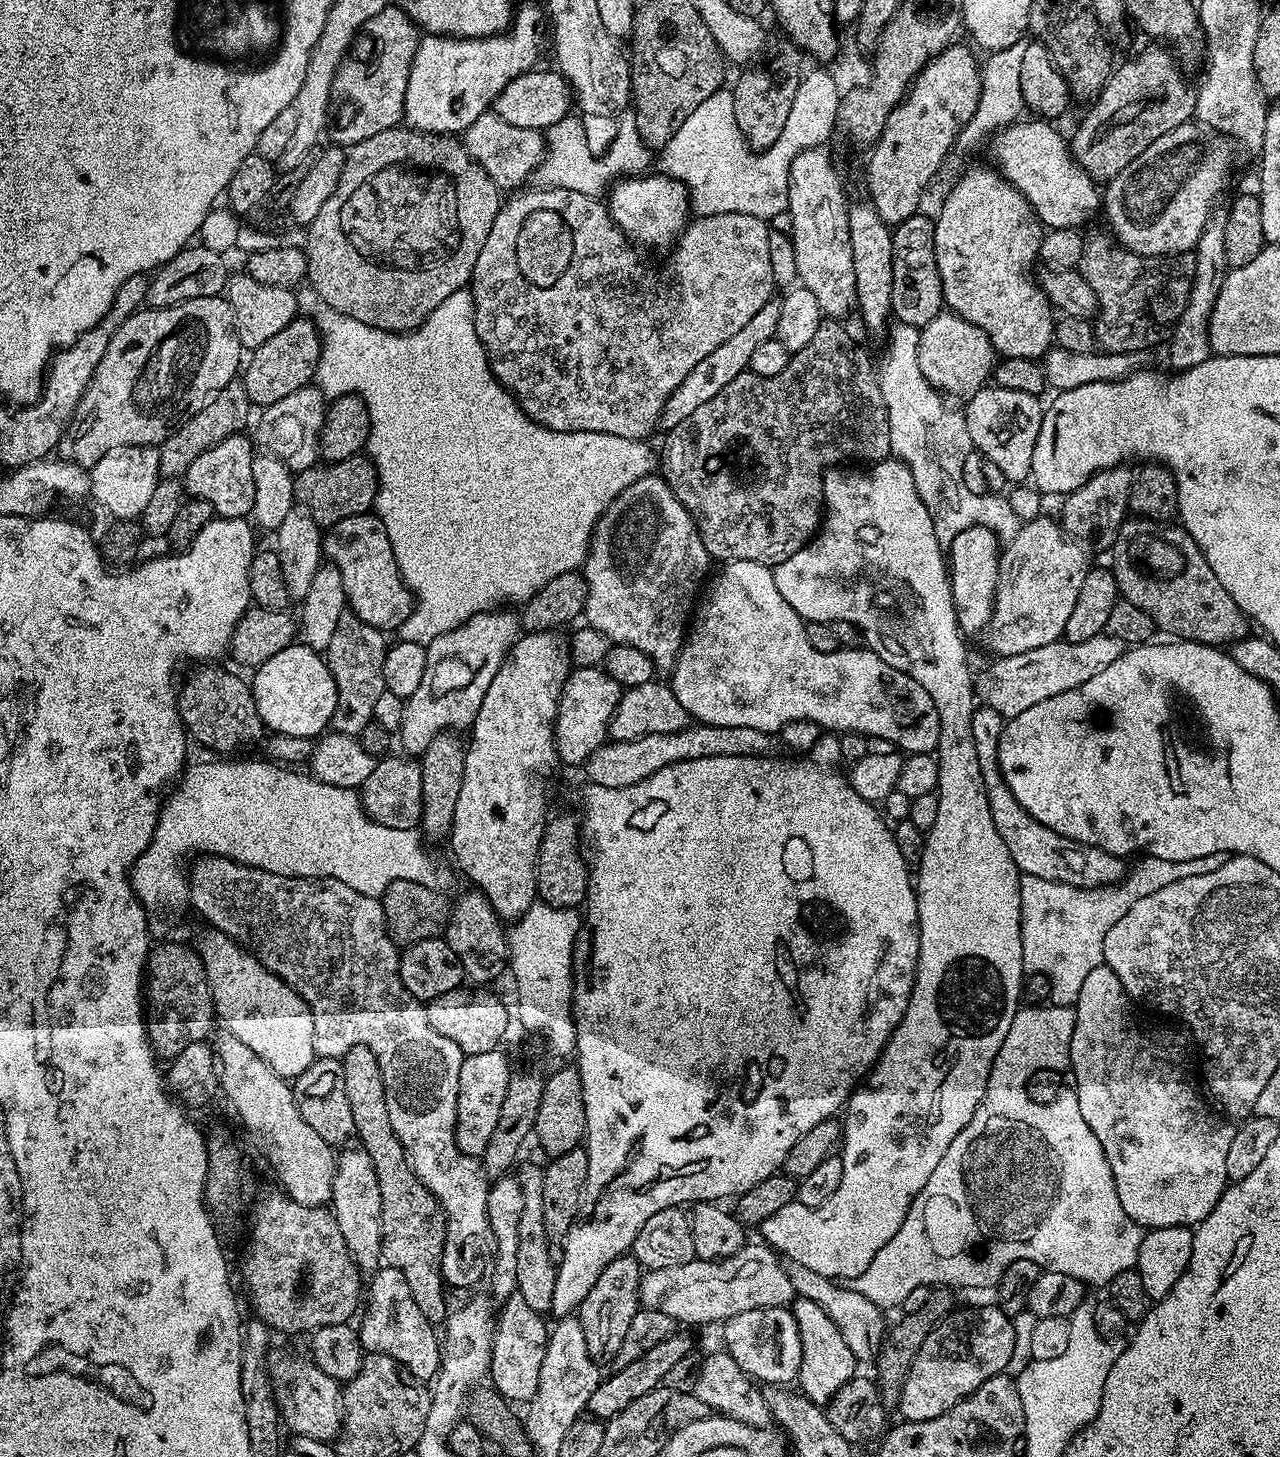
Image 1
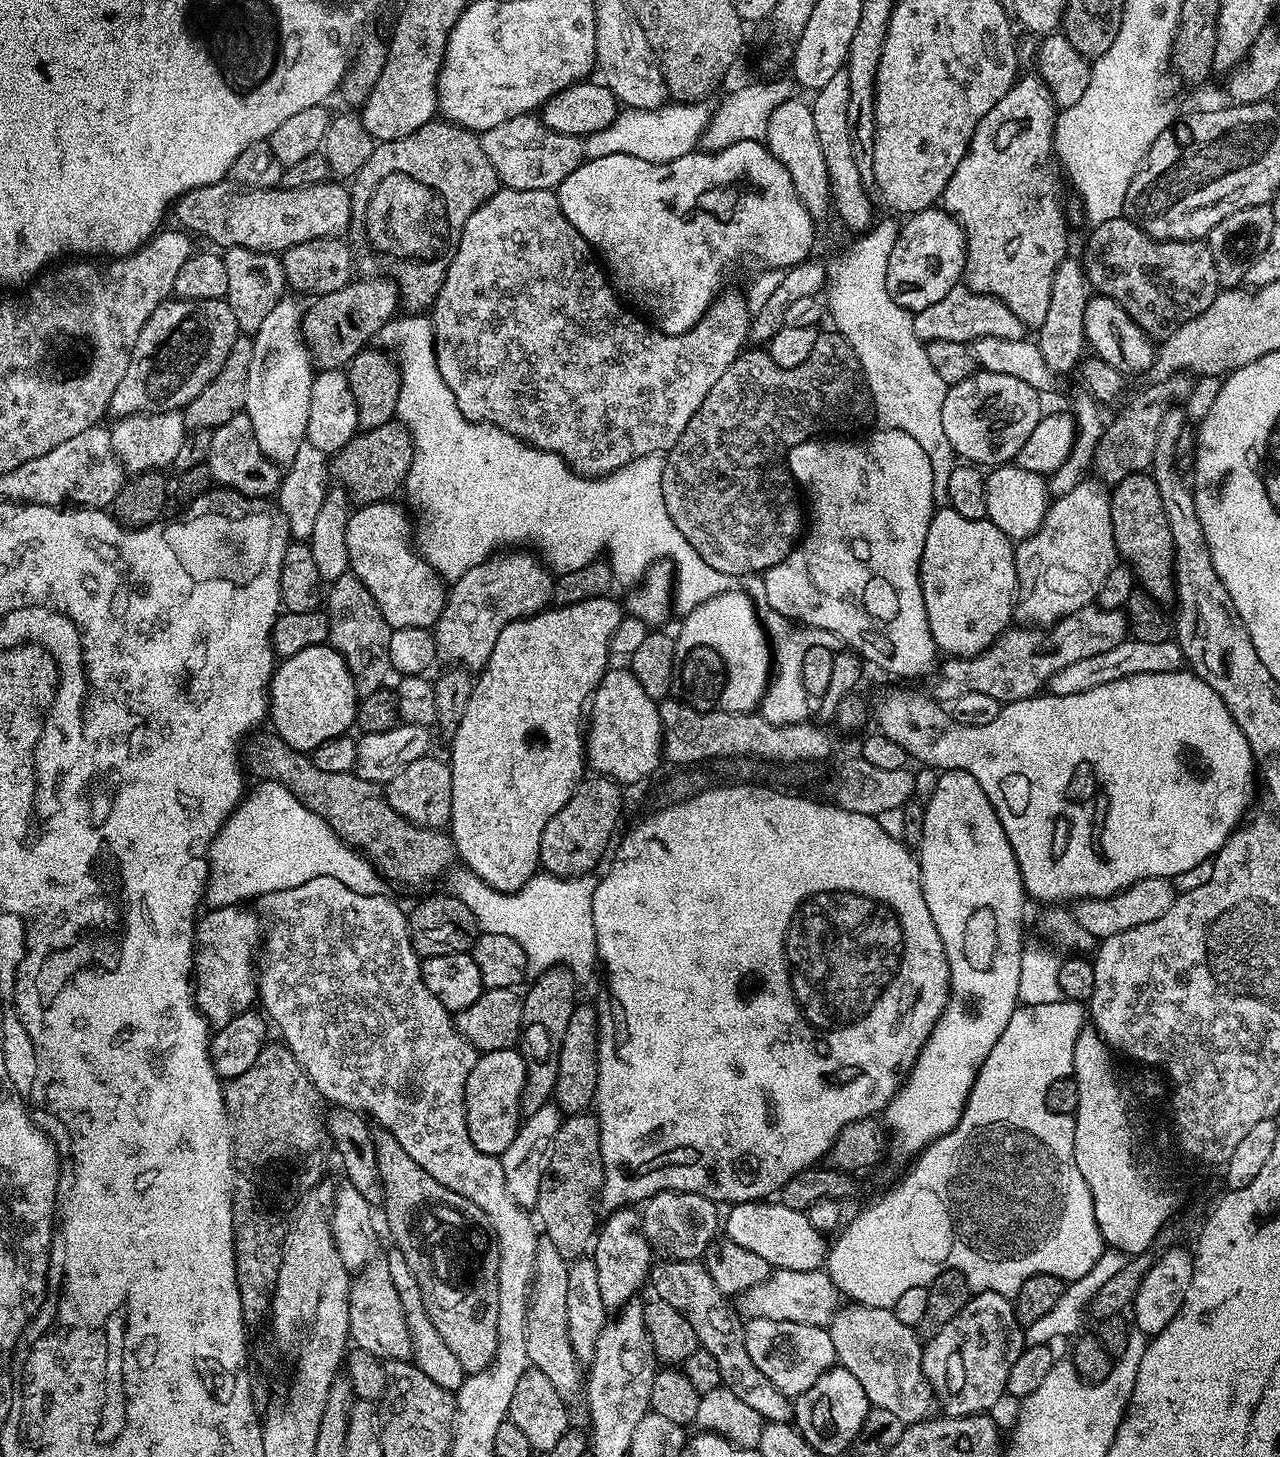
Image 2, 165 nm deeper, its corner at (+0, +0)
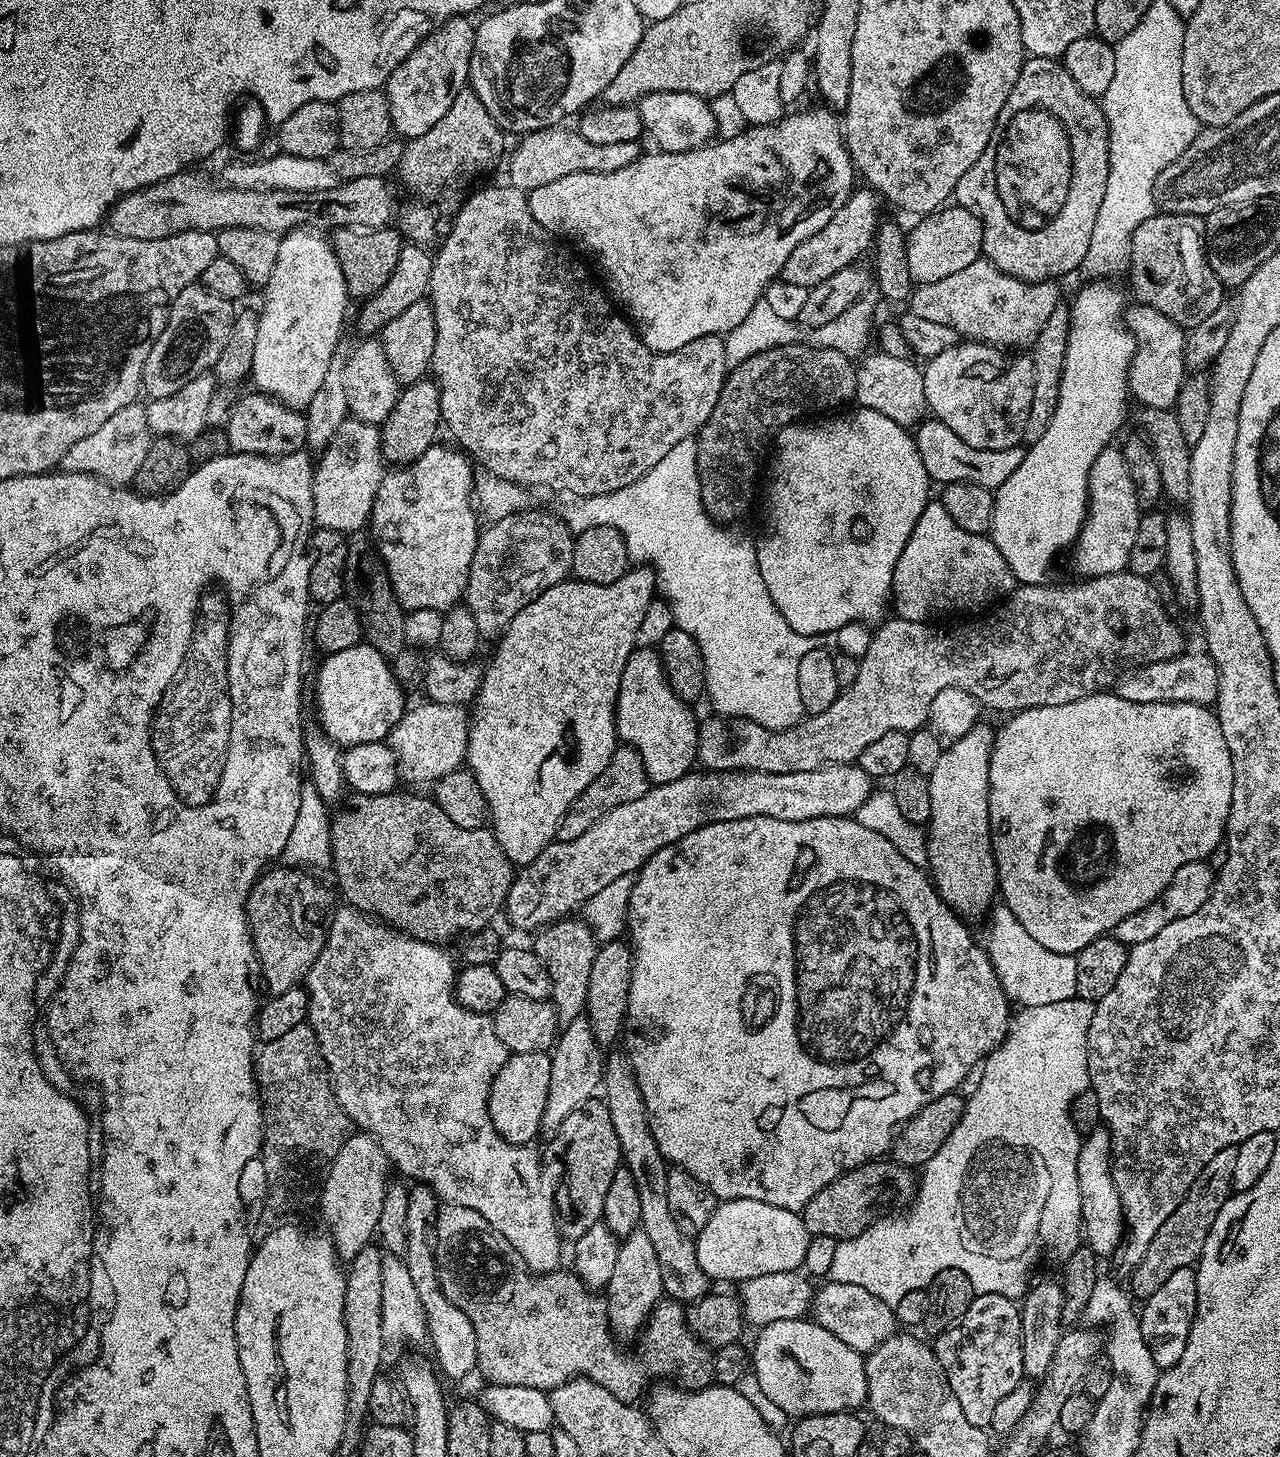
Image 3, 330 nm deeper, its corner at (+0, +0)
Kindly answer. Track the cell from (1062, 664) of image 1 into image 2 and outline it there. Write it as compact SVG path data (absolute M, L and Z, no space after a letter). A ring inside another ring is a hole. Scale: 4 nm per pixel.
M1129 638L1102 654L1093 654L1090 658L1078 658L1078 662L1058 670L1058 674L1050 677L1046 688L1054 696L1082 694L1082 690L1094 690L1094 686L1106 686L1106 682L1114 682L1118 678L1130 678L1134 674L1178 672L1185 667L1185 664L1184 655L1175 639L1166 642L1142 642Z

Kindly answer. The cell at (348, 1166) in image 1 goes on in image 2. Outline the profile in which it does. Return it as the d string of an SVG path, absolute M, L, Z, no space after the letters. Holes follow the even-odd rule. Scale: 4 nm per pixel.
M387 1259L371 1260L367 1267L355 1273L352 1288L348 1292L348 1309L348 1334L355 1347L366 1350L366 1354L374 1354L385 1362L413 1359L412 1339L406 1326L406 1314L402 1314L402 1301L398 1299L398 1290L394 1290Z

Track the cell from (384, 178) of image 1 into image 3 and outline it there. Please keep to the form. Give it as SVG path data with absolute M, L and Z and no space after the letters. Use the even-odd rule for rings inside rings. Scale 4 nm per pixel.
M465 86L454 98L450 110L426 134L409 139L404 145L398 177L412 197L405 204L403 201L398 212L401 237L413 245L430 245L440 228L440 219L447 212L455 213L462 203L460 183L469 176L494 167L500 155L502 160L505 155L504 139L504 129L494 122L494 118L490 118L490 110L482 106L471 86Z

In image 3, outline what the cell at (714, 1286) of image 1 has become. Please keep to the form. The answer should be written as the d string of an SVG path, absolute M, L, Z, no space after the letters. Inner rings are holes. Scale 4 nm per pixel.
M827 1282L815 1289L812 1297L810 1316L815 1323L821 1324L834 1338L842 1338L846 1346L856 1352L867 1354L882 1346L886 1338L890 1338L898 1328L898 1321L893 1305L882 1302L882 1298L874 1298L870 1290L862 1290L862 1286L850 1286L850 1282Z

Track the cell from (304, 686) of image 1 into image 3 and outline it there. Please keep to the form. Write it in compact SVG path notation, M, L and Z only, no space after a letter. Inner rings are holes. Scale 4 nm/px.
M361 642L350 650L338 650L323 657L316 672L316 716L318 727L333 744L351 746L384 742L406 711L406 693L394 678L389 657Z

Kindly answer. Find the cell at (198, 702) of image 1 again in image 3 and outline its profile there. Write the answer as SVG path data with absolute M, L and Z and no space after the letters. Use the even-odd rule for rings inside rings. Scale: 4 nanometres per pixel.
M400 790L373 796L353 795L352 812L340 812L337 816L335 813L330 820L332 864L347 907L366 912L416 940L444 946L447 940L480 932L493 923L499 912L501 915L508 903L514 866L487 827L458 826L458 822L450 822L435 800L424 796L403 796Z

